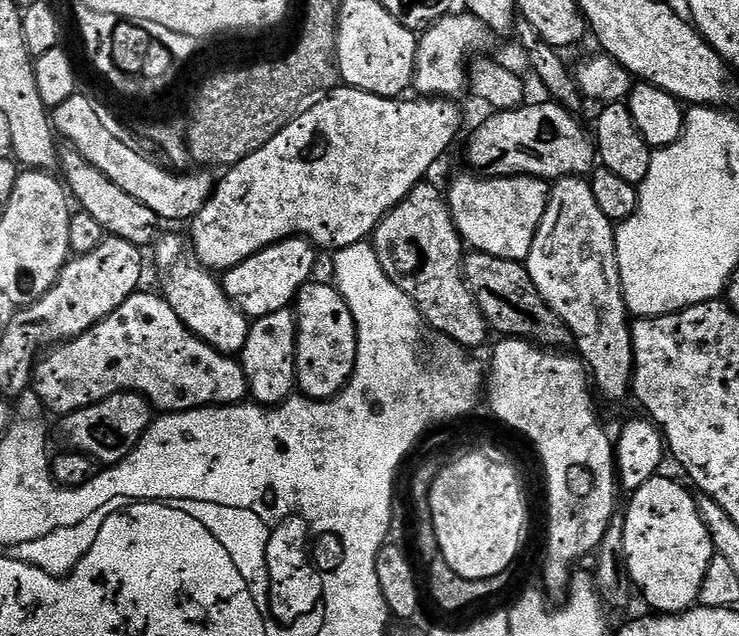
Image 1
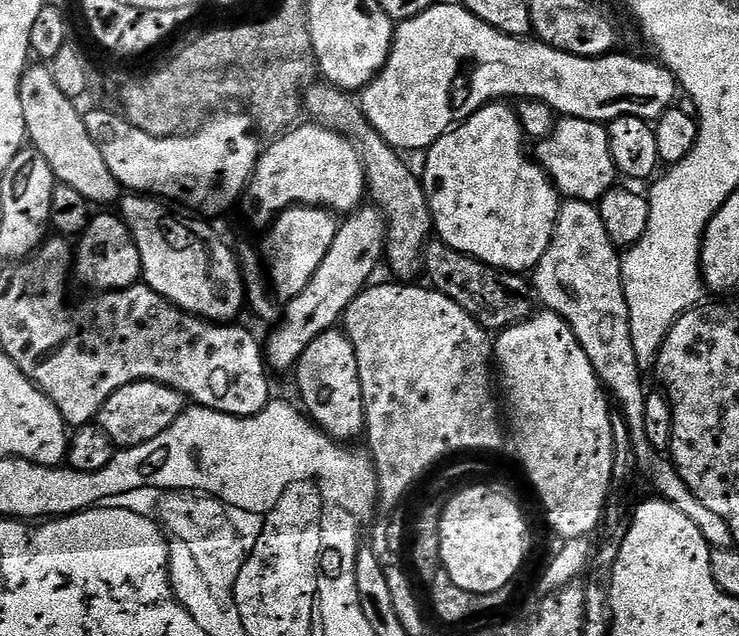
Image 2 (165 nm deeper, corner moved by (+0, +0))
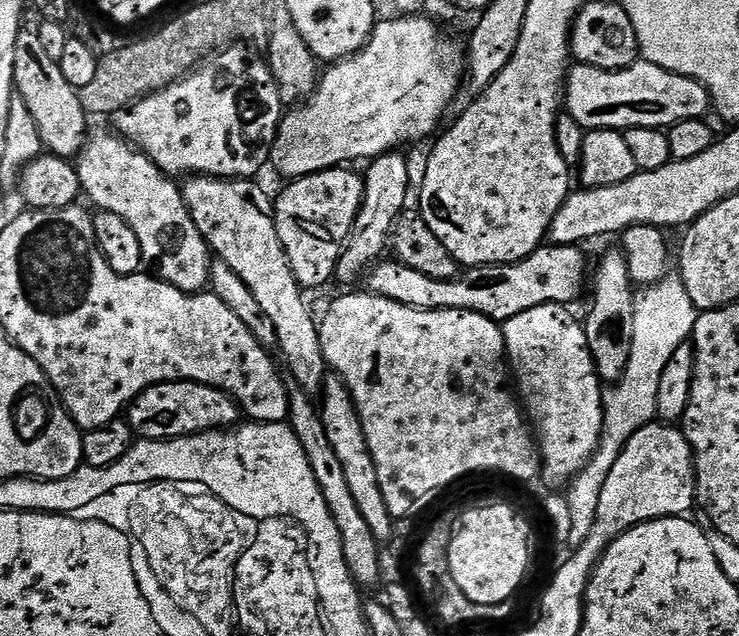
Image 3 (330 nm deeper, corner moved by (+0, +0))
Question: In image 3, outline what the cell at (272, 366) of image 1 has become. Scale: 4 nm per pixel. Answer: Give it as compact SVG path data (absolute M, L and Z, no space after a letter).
M399 151L384 152L367 165L368 173L363 173L364 197L360 200L360 209L354 218L354 226L344 244L344 253L336 264L335 279L354 280L362 272L367 273L381 259L380 256L390 244L392 228L396 217L405 211L408 200L408 160L399 156Z

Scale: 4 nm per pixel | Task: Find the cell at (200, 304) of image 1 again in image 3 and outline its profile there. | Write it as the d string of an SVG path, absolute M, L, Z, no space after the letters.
M93 131L75 161L83 195L89 196L99 211L118 214L118 218L134 226L145 261L156 264L159 279L183 292L205 291L212 279L214 256L198 226L194 226L181 185L165 176L149 156L132 147L123 136L107 131Z

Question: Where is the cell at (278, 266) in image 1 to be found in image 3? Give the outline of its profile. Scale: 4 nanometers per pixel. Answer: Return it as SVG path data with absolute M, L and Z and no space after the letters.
M351 167L327 168L312 176L293 179L274 200L278 238L286 250L286 258L294 270L294 278L305 290L320 288L335 277L336 264L344 253L354 218L364 197L361 173L351 172Z

